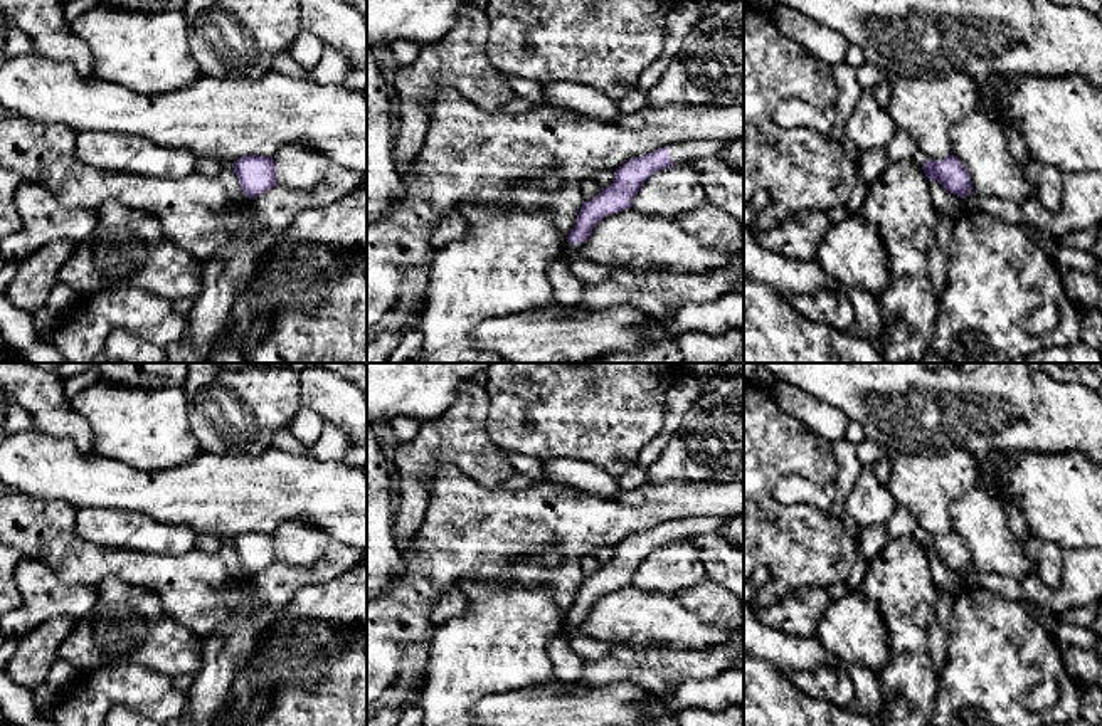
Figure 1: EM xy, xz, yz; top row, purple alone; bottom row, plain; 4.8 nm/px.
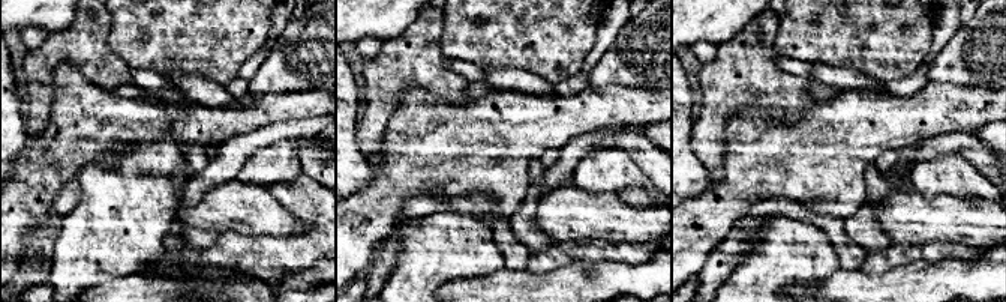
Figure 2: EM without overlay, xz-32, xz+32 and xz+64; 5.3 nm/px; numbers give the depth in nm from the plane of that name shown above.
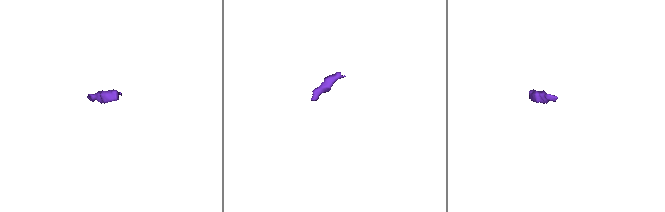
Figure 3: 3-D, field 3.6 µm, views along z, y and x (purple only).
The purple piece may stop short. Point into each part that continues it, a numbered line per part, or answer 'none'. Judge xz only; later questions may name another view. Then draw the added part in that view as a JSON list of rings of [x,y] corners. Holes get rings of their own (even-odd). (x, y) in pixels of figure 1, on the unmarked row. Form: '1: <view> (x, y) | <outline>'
1: xz (682, 528) | [[[688,518],[668,523],[673,539],[683,539],[697,534],[718,534],[720,528],[732,518]]]
2: xz (589, 649) | [[[574,618],[565,620],[562,635],[567,639],[570,649],[585,664],[604,659],[611,652],[611,645],[607,642],[585,635],[579,629],[579,620]]]

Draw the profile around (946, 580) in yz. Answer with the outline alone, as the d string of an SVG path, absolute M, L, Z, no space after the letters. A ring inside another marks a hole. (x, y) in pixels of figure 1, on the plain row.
M929 556L930 573L934 585L940 593L956 598L956 595L966 587L964 575L947 568L939 558Z

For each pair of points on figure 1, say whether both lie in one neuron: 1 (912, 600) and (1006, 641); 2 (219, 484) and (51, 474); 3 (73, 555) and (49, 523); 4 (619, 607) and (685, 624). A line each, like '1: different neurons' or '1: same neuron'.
1: different neurons
2: same neuron
3: same neuron
4: same neuron

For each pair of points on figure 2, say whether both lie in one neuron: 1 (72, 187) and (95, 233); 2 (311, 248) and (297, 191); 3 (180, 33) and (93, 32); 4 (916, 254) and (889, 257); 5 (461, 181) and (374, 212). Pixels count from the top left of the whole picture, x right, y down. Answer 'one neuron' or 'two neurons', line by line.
1: two neurons
2: one neuron
3: two neurons
4: one neuron
5: one neuron

